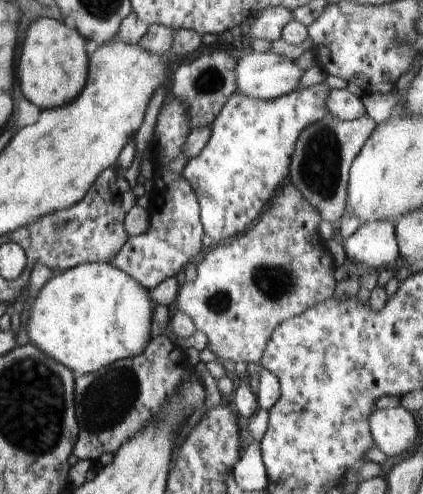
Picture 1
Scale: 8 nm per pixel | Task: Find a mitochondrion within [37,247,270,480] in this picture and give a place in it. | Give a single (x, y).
(108, 398)

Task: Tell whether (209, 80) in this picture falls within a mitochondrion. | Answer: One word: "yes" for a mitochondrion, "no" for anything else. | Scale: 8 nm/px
yes

